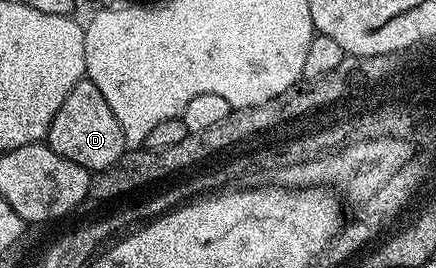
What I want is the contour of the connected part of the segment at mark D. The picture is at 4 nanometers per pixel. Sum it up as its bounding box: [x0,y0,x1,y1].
[47,78,127,174]

